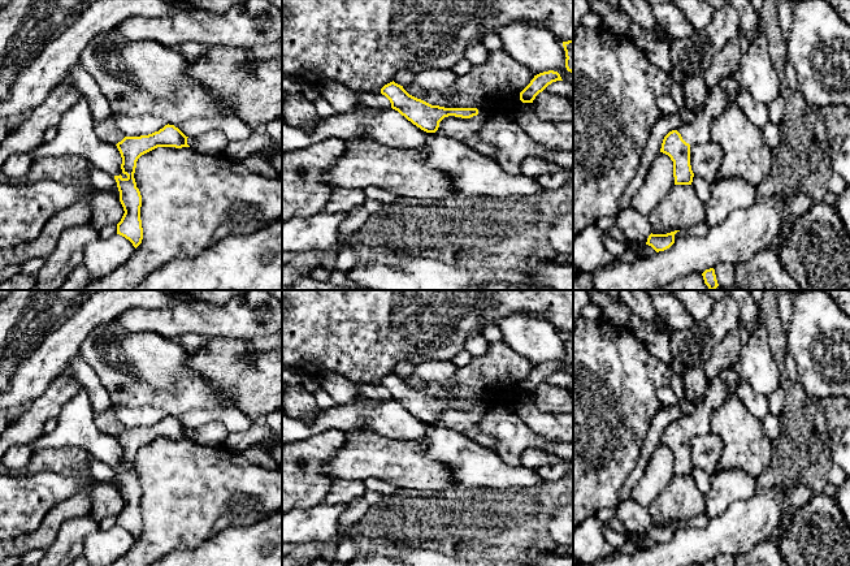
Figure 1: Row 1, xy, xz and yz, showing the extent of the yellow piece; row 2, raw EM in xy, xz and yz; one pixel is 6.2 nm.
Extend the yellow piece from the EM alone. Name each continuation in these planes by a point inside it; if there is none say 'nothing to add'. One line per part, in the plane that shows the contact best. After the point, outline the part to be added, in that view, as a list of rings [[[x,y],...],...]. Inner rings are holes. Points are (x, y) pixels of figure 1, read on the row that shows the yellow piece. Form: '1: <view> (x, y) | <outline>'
1: yz (698, 132) | [[[719,86],[711,88],[694,121],[684,122],[677,131],[690,146],[711,142],[712,122],[730,103],[734,101],[725,88]]]

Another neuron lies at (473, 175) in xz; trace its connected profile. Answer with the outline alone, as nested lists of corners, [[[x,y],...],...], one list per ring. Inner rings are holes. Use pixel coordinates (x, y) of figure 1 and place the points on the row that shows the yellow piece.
[[[429,133],[425,144],[428,165],[448,174],[461,196],[530,196],[545,190],[534,177],[509,174],[457,139]]]

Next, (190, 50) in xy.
[[[194,42],[185,43],[178,48],[179,53],[182,53],[186,59],[194,59],[196,56],[200,56],[207,49],[207,47]]]

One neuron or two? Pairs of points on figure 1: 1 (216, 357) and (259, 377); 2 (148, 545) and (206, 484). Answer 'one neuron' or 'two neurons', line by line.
1: one neuron
2: one neuron

